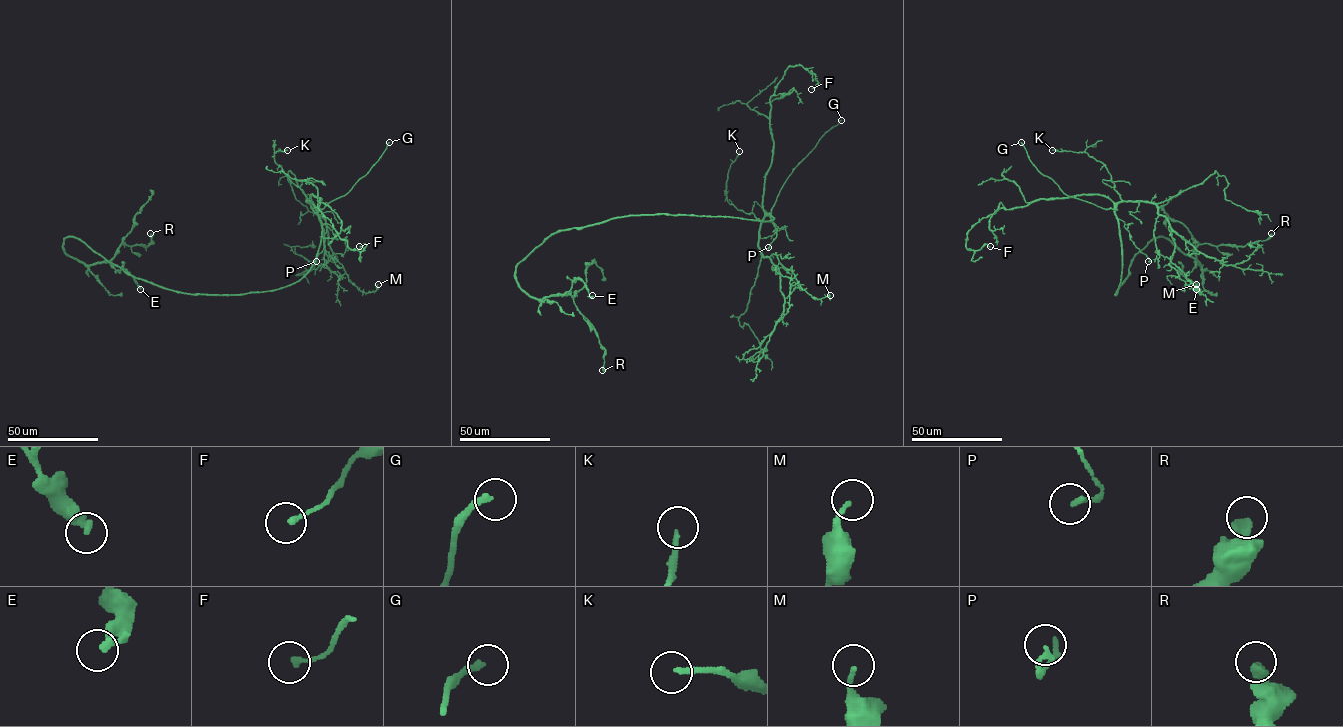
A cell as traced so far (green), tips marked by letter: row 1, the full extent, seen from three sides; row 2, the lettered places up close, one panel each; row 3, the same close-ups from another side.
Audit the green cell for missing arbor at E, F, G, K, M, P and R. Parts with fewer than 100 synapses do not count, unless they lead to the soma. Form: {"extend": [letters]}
{"extend": ["G"]}

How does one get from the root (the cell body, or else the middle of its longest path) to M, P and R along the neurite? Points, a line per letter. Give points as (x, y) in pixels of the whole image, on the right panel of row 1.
M: (1116, 295), (1122, 246), (1115, 206), (1123, 201), (1155, 204), (1156, 250), (1199, 293), (1196, 284)
P: (1116, 295), (1122, 264), (1118, 218), (1125, 222), (1130, 239), (1148, 258), (1148, 261)
R: (1116, 295), (1134, 256), (1156, 237), (1168, 239), (1200, 265), (1195, 256), (1200, 244), (1245, 246), (1271, 233)

